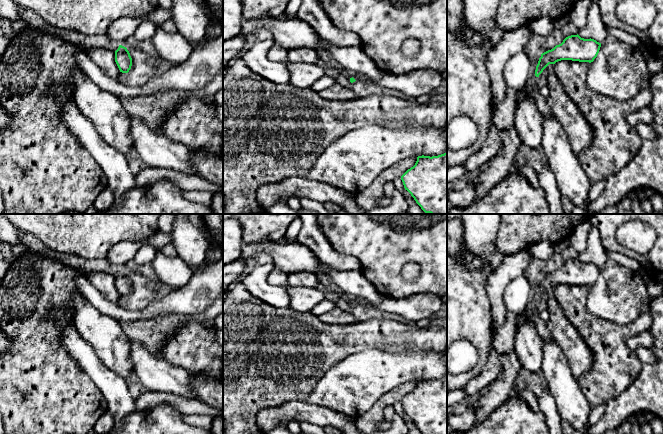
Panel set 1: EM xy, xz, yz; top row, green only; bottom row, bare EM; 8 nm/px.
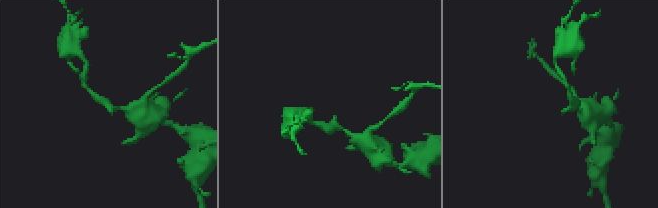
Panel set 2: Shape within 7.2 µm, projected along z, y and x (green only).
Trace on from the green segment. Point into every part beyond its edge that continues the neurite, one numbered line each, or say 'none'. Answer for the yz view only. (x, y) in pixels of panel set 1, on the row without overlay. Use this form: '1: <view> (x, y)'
none

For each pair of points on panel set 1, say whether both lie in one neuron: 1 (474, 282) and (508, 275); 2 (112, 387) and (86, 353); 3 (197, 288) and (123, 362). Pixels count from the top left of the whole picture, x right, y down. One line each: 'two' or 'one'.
1: two
2: one
3: two

